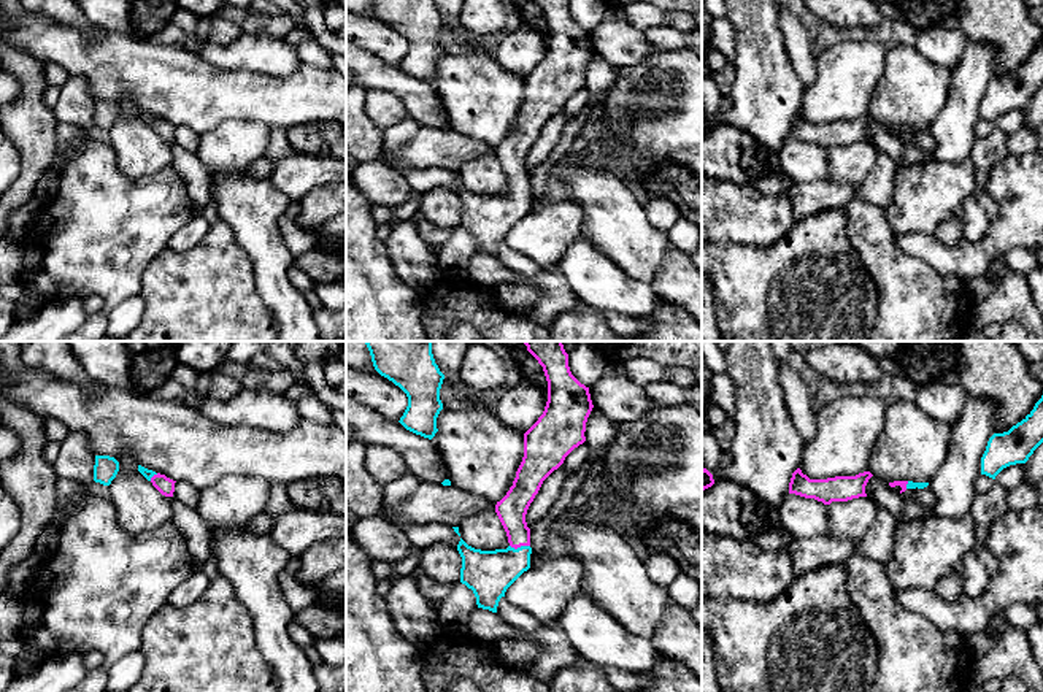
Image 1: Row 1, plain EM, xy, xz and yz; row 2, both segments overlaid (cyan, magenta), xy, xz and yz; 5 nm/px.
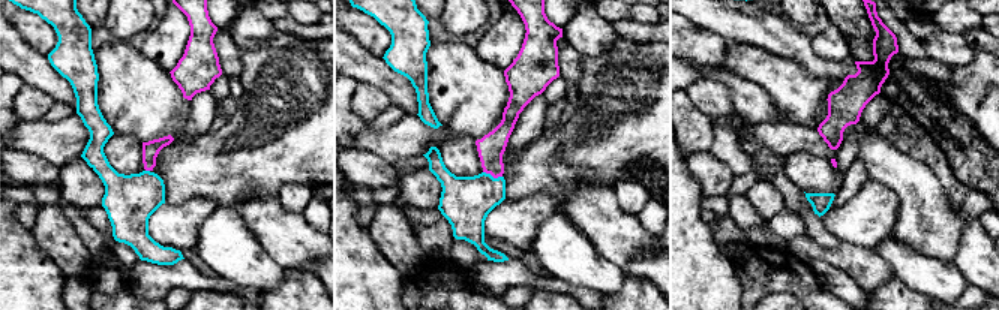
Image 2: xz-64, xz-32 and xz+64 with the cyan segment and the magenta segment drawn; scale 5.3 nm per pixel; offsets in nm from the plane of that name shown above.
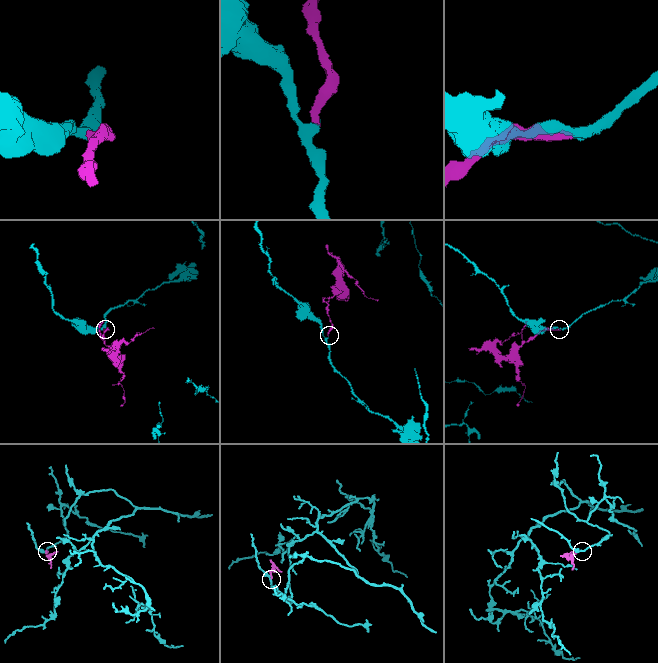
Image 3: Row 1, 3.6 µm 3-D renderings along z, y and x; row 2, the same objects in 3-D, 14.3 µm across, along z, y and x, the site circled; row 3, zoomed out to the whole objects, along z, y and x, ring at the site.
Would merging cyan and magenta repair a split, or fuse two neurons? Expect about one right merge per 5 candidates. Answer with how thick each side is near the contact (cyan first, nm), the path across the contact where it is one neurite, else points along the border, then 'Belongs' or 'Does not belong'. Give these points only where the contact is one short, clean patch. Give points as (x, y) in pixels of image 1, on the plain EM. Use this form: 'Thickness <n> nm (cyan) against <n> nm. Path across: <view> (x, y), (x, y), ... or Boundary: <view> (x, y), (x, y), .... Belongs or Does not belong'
Thickness 240 nm (cyan) against 150 nm. Path across: xz (488, 218), (497, 215), (521, 191), (511, 154). Belongs

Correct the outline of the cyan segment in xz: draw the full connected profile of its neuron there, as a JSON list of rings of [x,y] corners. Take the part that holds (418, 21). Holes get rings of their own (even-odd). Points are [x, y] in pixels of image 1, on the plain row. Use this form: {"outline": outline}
{"outline": [[[371,0],[371,6],[381,21],[408,41],[408,51],[398,67],[406,75],[432,84],[443,54],[440,33],[445,24],[433,0]]]}

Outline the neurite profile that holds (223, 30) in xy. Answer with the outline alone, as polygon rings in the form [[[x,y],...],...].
[[[217,14],[211,16],[211,30],[208,41],[213,44],[230,44],[240,38],[243,33],[241,25],[221,17]]]

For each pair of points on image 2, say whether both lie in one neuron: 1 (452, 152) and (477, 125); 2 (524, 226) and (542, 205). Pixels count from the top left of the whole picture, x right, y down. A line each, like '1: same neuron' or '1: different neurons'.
1: different neurons
2: same neuron

